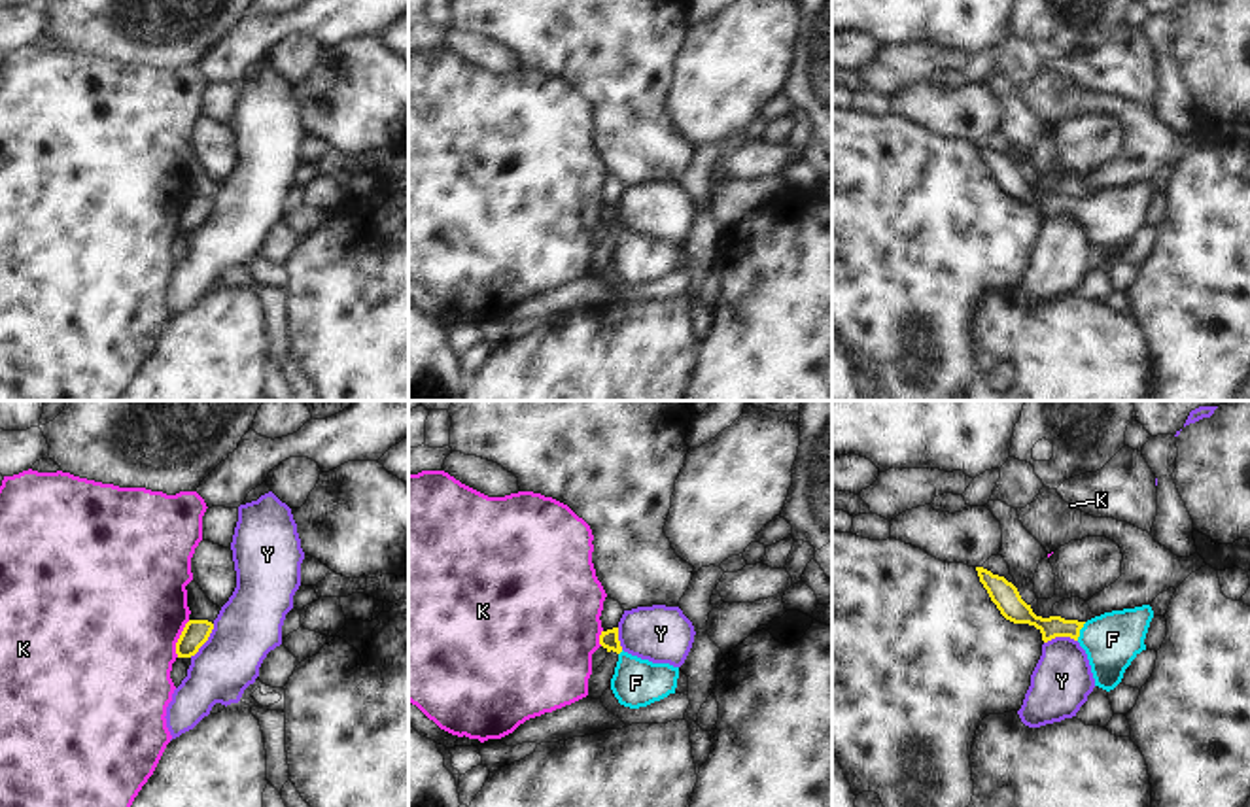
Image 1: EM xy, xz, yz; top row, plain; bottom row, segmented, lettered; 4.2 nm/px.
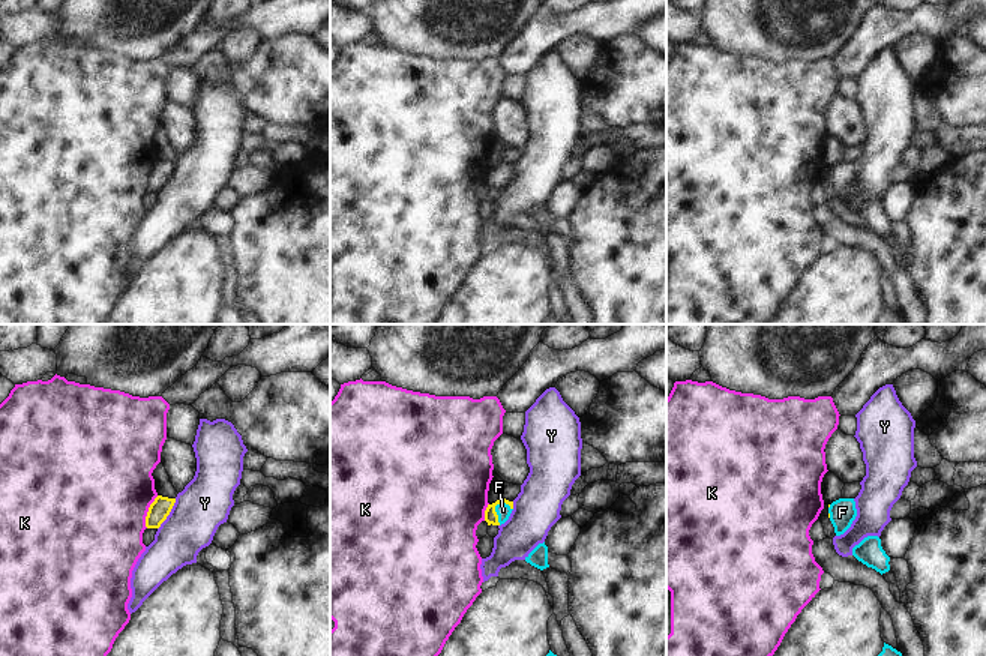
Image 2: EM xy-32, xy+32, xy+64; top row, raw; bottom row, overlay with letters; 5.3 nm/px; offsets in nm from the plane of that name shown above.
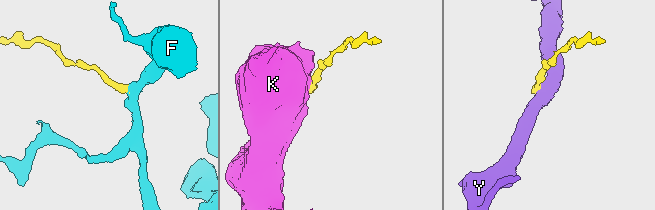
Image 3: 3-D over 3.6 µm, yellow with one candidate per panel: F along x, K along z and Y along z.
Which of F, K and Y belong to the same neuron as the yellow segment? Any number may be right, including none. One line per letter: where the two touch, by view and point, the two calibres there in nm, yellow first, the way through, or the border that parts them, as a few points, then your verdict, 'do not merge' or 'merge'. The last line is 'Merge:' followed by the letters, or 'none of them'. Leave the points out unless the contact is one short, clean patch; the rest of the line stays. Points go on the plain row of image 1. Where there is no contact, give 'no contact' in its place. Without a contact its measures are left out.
F: yz (1078, 208) | 90/240 nm | across yz (1054, 203), (1078, 208), (1112, 216) | merge
K: xy (178, 216) | 110/500 nm | along xy (190, 197), (176, 220), (176, 233) | do not merge
Y: xy (207, 216) | 110/280 nm | along xy (214, 201), (208, 216), (190, 233) | do not merge
Merge: F

